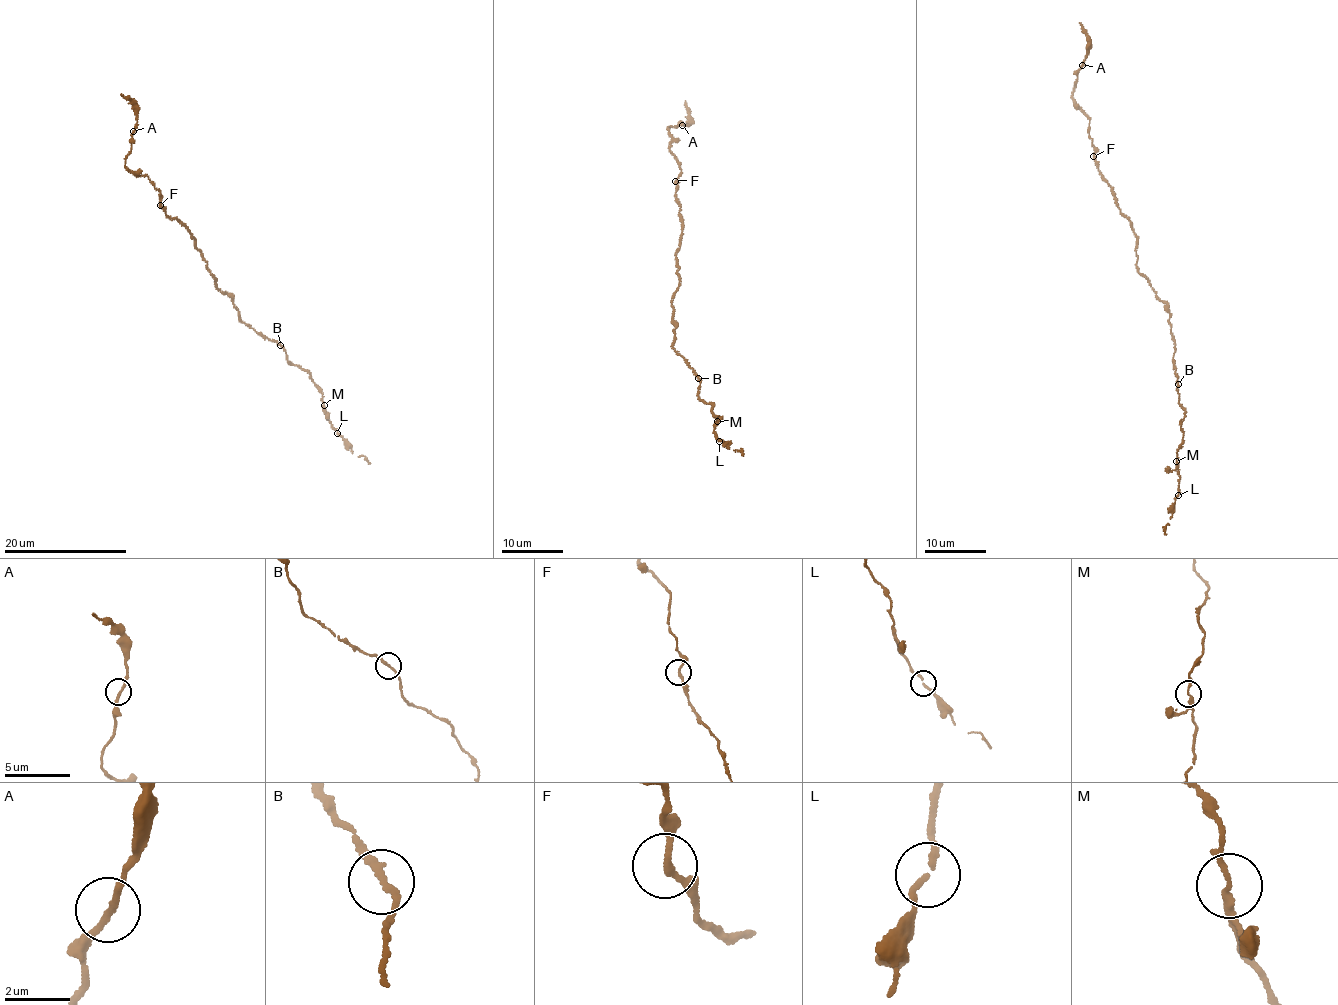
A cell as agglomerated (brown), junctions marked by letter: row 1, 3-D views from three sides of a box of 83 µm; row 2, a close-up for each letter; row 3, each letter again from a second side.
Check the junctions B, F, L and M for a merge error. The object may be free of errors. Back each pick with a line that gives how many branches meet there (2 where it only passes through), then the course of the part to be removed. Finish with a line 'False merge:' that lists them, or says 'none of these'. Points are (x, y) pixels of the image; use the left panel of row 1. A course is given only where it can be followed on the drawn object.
False merge: none of these

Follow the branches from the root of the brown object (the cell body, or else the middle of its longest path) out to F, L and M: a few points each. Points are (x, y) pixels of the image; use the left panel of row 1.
F: (215, 280), (188, 227), (166, 214), (165, 207), (159, 204)
L: (215, 280), (233, 300), (239, 319), (276, 342), (288, 362), (311, 375), (337, 433)
M: (215, 280), (218, 289), (233, 300), (239, 319), (276, 342), (288, 362), (311, 375), (324, 405)

